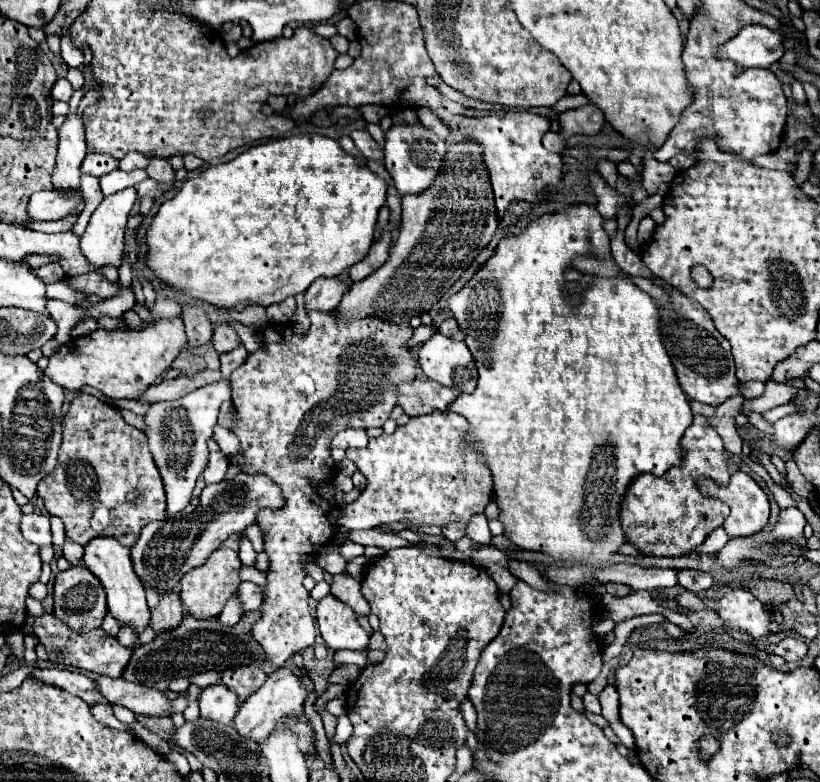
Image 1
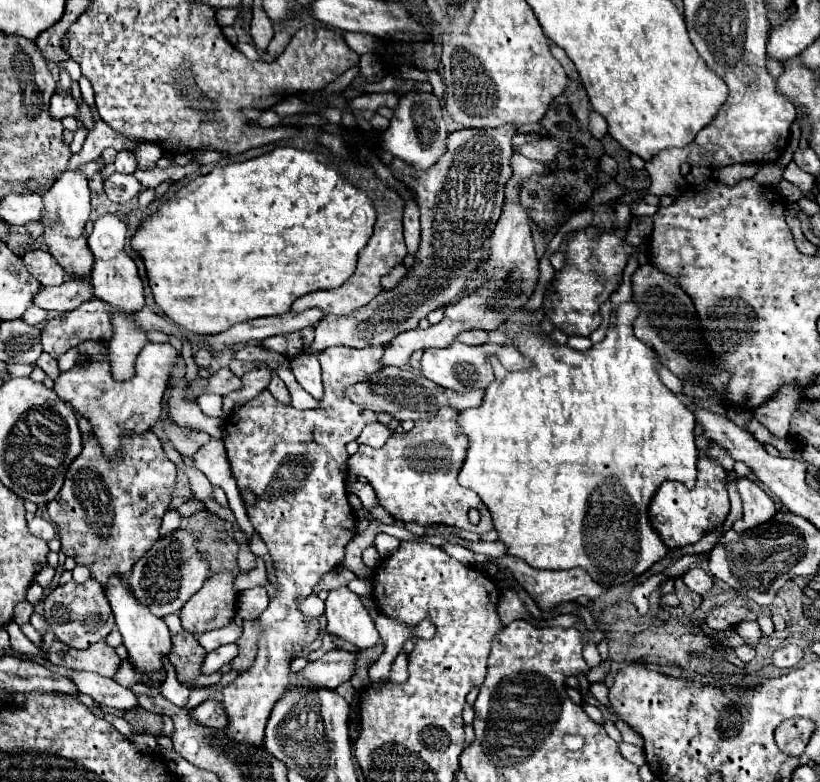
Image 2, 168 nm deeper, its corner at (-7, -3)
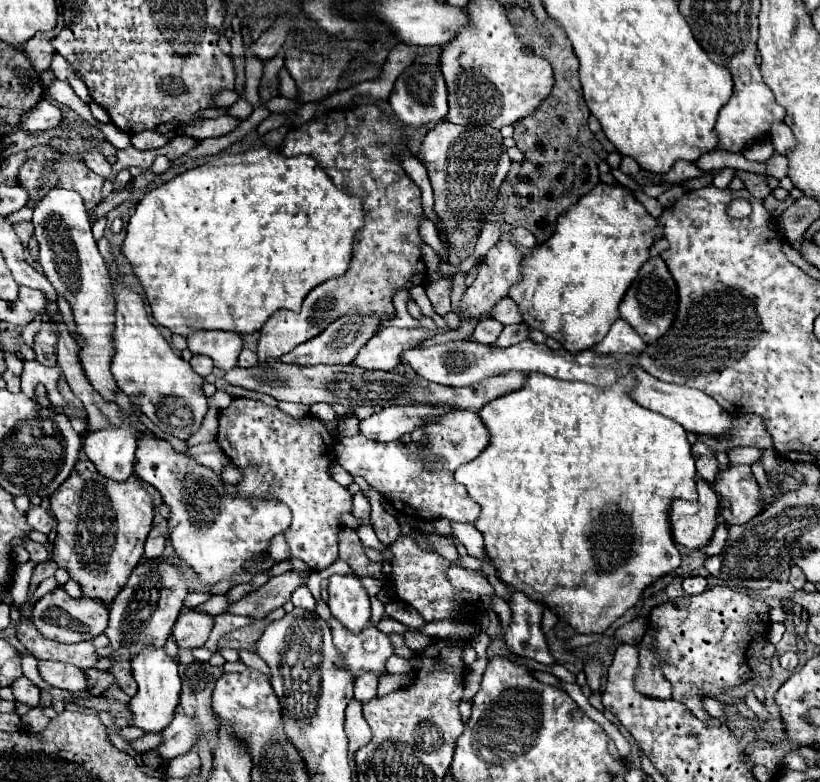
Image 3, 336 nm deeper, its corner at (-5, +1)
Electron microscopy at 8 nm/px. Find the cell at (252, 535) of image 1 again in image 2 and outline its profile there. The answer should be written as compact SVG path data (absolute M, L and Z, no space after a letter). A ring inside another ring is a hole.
M258 557L256 560L257 566L246 573L241 573L235 578L235 590L242 592L257 586L264 586L267 580L267 572L265 562Z

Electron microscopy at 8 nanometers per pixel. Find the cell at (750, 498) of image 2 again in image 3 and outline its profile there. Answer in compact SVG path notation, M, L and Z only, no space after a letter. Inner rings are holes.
M729 464L725 470L719 470L713 490L721 498L721 516L727 524L743 524L761 512L761 494L759 484L751 474L751 466L747 464Z

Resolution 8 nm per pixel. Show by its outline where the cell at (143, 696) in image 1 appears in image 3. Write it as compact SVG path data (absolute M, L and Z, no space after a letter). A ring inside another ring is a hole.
M41 660L37 668L39 668L39 676L53 688L61 688L69 692L81 692L87 688L87 678L81 668L51 660Z

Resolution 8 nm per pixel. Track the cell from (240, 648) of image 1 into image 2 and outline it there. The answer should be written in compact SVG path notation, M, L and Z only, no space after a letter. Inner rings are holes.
M127 658L127 660L121 662L121 668L119 668L115 680L117 680L121 686L131 688L131 686L137 684L137 682L145 682L145 678L147 678L147 674L141 672L141 670L137 670L137 668L131 664L131 660Z

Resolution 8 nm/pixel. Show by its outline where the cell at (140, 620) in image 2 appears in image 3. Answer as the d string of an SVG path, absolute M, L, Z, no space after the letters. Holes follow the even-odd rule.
M145 648L135 660L131 660L133 676L139 684L137 694L131 698L129 708L133 712L133 726L141 728L143 732L163 732L175 714L179 704L179 690L181 680L177 674L177 662L165 654L163 648Z

